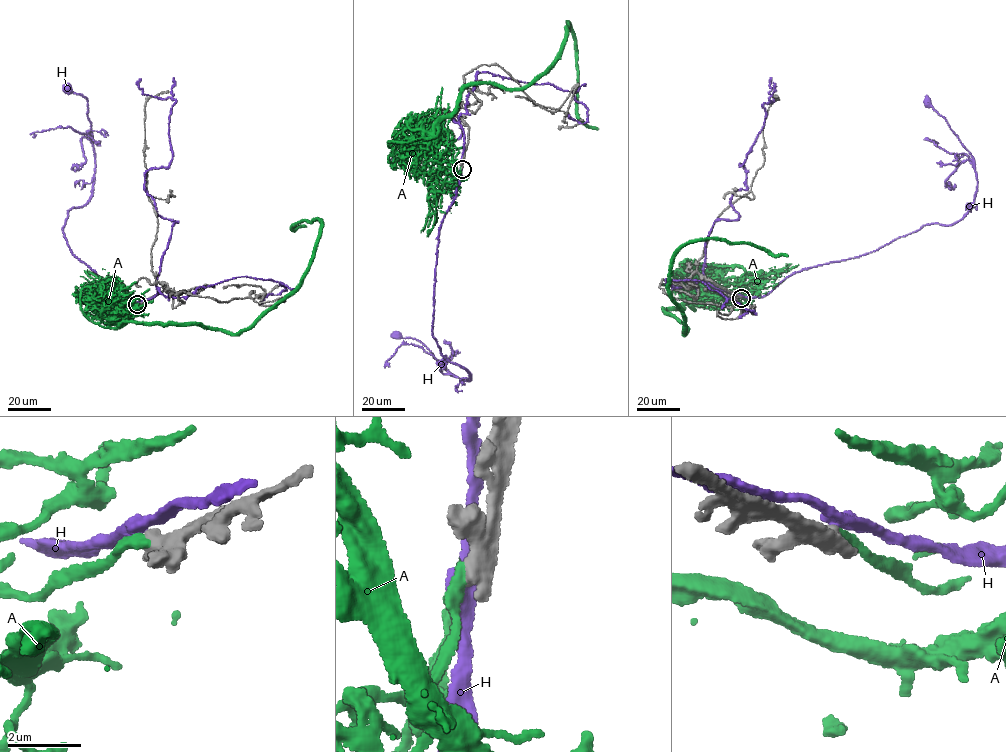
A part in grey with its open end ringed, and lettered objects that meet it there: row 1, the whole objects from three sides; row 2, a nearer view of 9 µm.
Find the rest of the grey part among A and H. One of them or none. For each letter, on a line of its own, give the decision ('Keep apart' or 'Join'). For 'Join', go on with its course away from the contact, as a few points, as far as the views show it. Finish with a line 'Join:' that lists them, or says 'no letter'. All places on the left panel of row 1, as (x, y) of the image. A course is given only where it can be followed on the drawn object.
A: Keep apart
H: Keep apart
Join: no letter

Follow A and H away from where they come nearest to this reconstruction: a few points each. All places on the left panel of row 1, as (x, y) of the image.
A: (137, 303), (101, 282), (115, 322), (243, 331), (298, 285), (321, 223), (291, 228), (307, 226)
H: (137, 303), (114, 295), (63, 234), (67, 212), (92, 193), (95, 167), (87, 100), (68, 91)

